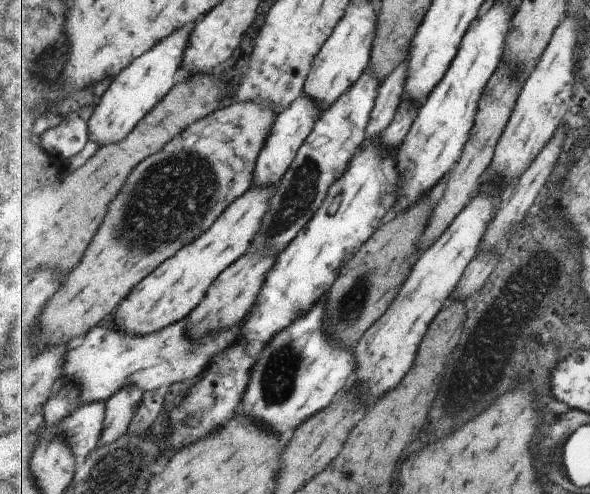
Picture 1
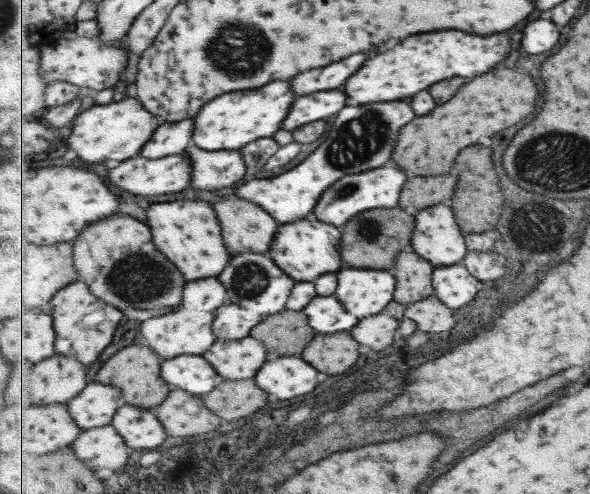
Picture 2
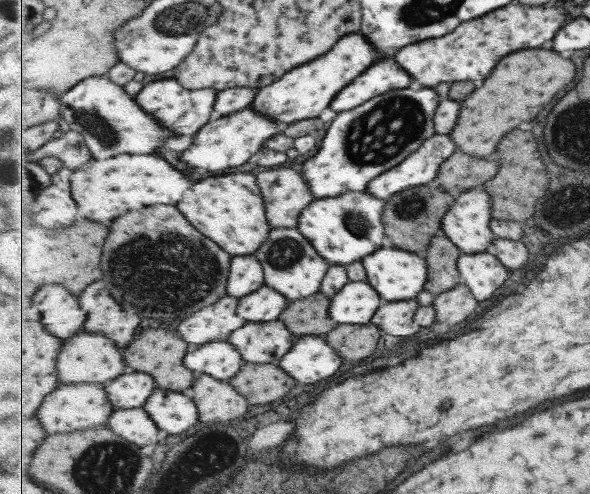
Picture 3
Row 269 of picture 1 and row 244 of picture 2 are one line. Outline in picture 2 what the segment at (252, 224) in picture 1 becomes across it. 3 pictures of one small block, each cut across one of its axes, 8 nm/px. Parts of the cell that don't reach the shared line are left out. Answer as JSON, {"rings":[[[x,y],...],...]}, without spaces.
{"rings":[[[191,196],[189,200],[163,202],[149,208],[149,226],[157,238],[157,246],[183,271],[187,282],[218,277],[230,265],[231,252],[223,238],[222,222],[214,204]]]}

